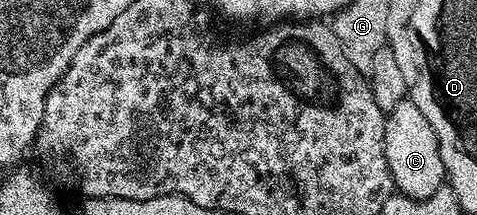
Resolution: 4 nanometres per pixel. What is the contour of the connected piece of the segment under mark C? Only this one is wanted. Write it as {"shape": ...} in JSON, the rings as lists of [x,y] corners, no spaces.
{"shape":[[[412,100],[395,104],[385,119],[383,148],[387,152],[387,168],[391,168],[396,193],[406,194],[408,198],[435,196],[440,186],[446,185],[443,160],[439,156],[439,144],[427,116]]]}

